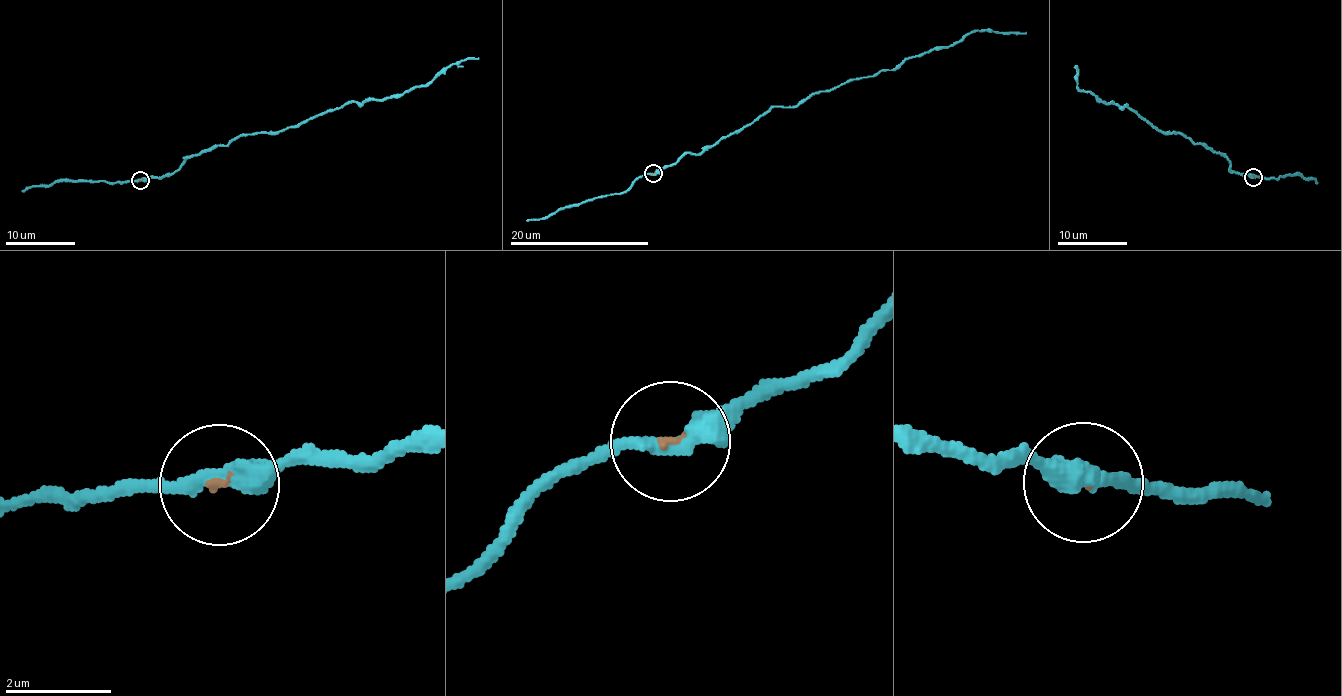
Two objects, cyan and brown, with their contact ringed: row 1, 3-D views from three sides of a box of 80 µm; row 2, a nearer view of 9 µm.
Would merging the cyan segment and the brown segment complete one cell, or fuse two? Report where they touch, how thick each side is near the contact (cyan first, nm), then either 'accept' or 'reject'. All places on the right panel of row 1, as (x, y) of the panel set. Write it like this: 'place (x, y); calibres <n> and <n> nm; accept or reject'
place (1253, 177); calibres 380 and 70 nm; accept

